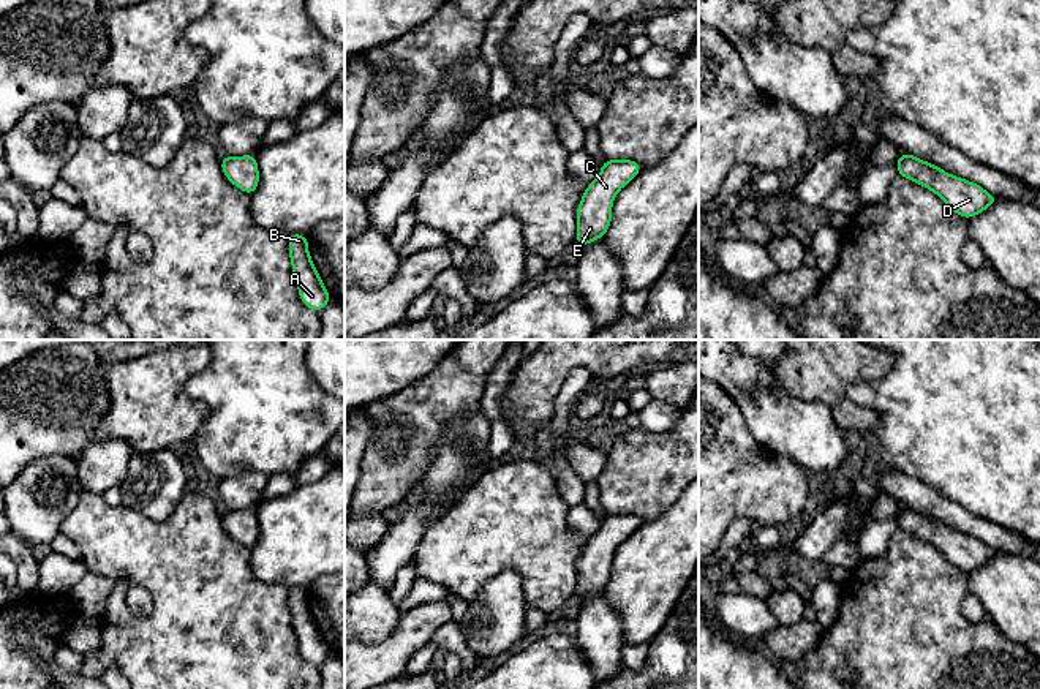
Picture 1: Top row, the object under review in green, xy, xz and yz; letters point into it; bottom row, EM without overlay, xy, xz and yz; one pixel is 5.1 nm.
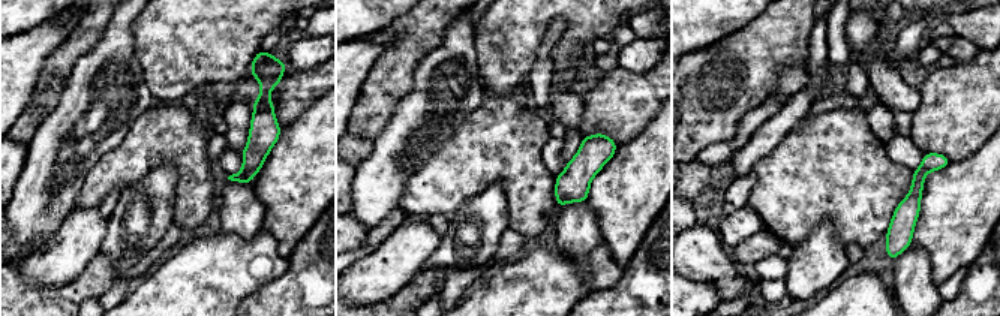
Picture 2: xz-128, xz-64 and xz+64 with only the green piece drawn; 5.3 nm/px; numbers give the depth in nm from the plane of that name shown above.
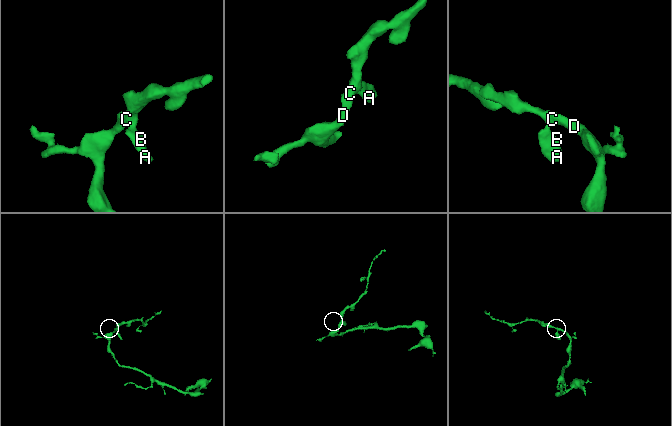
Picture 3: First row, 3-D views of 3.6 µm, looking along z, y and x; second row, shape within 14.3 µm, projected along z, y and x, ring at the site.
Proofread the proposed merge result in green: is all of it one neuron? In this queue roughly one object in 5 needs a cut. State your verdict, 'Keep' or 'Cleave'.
Keep

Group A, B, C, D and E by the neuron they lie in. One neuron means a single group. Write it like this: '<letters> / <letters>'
A B C D E

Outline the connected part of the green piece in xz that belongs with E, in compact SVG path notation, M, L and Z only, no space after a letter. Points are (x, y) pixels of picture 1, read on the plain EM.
M602 514L601 528L588 539L577 561L577 589L580 604L607 586L616 547L643 521L632 514Z

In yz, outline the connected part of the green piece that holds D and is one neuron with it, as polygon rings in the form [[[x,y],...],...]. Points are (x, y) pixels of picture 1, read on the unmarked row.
[[[904,507],[895,517],[899,529],[934,545],[963,572],[972,572],[999,555],[999,552],[991,550],[980,539],[955,531],[914,509]]]

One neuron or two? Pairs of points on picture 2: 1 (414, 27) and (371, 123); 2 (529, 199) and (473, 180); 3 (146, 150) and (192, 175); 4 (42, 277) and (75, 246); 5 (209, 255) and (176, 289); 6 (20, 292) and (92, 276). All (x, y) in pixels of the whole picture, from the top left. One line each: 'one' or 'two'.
1: one
2: one
3: one
4: one
5: one
6: one

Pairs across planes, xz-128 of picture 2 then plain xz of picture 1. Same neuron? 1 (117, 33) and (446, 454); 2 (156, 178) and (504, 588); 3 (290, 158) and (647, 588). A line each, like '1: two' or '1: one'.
1: one
2: one
3: one

